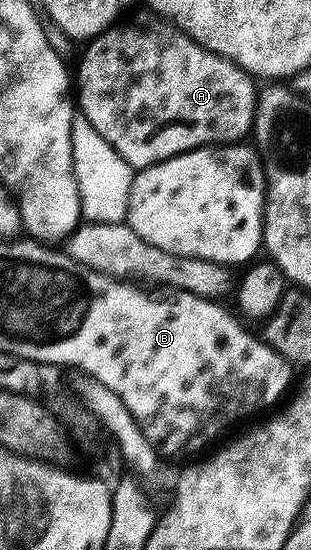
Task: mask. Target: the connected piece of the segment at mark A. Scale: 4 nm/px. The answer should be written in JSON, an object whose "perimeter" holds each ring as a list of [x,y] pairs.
{"perimeter":[[[159,18],[144,19],[141,23],[117,22],[115,25],[103,31],[101,35],[96,36],[87,44],[84,56],[80,59],[80,68],[74,71],[74,87],[80,90],[80,99],[78,95],[78,111],[83,115],[94,129],[113,147],[121,157],[133,169],[143,169],[153,167],[155,163],[161,163],[163,159],[169,159],[175,155],[181,155],[184,151],[193,151],[195,147],[206,147],[209,145],[227,145],[243,140],[251,132],[252,118],[255,115],[255,97],[258,93],[258,87],[255,87],[253,76],[240,68],[237,63],[232,63],[222,56],[216,55],[213,51],[207,51],[200,43],[196,43],[184,31],[179,31],[171,23]]]}

